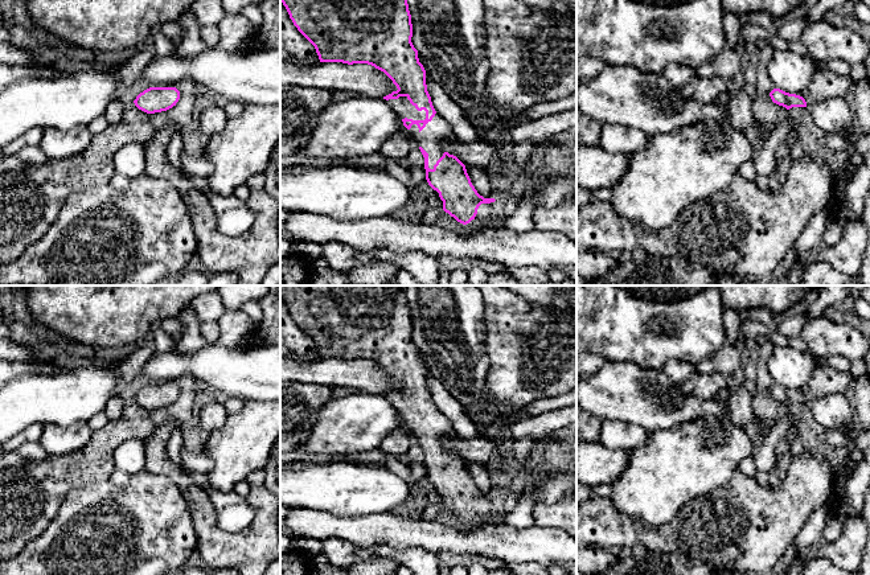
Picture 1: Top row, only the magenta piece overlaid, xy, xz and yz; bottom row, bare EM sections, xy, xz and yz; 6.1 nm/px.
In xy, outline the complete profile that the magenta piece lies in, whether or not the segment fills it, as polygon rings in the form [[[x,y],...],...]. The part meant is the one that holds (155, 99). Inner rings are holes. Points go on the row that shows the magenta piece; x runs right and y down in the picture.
[[[149,87],[140,93],[134,103],[139,110],[155,114],[172,108],[178,99],[180,91],[176,87]]]

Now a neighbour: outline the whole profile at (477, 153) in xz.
[[[456,137],[452,141],[446,140],[444,151],[456,156],[465,167],[473,165],[485,169],[500,165],[504,155],[508,153],[508,148],[501,149],[480,140],[464,144]]]

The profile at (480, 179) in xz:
[[[467,165],[465,169],[477,193],[484,198],[493,198],[488,169],[473,165]]]

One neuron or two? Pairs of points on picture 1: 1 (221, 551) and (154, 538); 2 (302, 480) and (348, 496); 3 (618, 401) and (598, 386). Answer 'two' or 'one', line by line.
1: two
2: one
3: one

